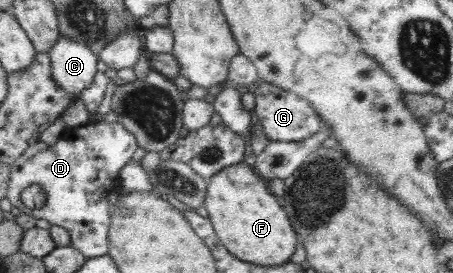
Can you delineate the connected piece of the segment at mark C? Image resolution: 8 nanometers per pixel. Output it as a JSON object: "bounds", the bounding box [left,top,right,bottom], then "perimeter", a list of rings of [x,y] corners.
{"bounds":[48,36,99,99],"perimeter":[[[64,36],[59,38],[56,44],[53,44],[48,53],[51,60],[51,73],[58,87],[80,99],[80,93],[90,87],[94,80],[97,73],[96,63],[99,61],[99,57],[85,44],[74,42]]]}

